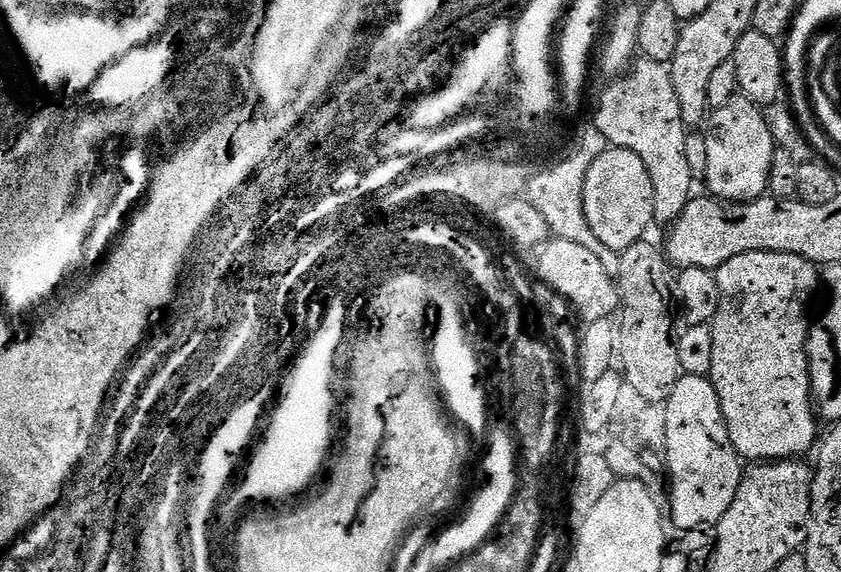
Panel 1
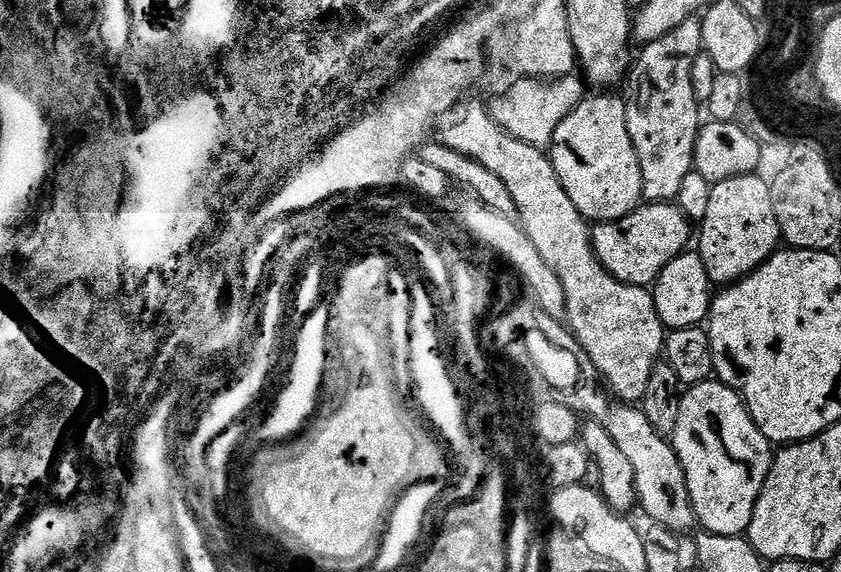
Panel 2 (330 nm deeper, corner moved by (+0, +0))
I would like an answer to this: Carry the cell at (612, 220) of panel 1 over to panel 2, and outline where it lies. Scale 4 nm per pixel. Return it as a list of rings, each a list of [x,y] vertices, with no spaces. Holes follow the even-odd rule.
[[[596,94],[600,96],[585,95],[580,105],[568,117],[564,118],[557,129],[554,130],[553,140],[550,145],[550,159],[566,194],[570,194],[570,202],[578,206],[578,210],[583,214],[584,219],[589,222],[603,222],[605,220],[620,220],[626,214],[630,214],[639,208],[644,200],[642,190],[642,166],[638,166],[638,154],[634,154],[634,142],[630,142],[630,130],[626,130],[626,100],[623,95],[608,96],[612,94]]]

